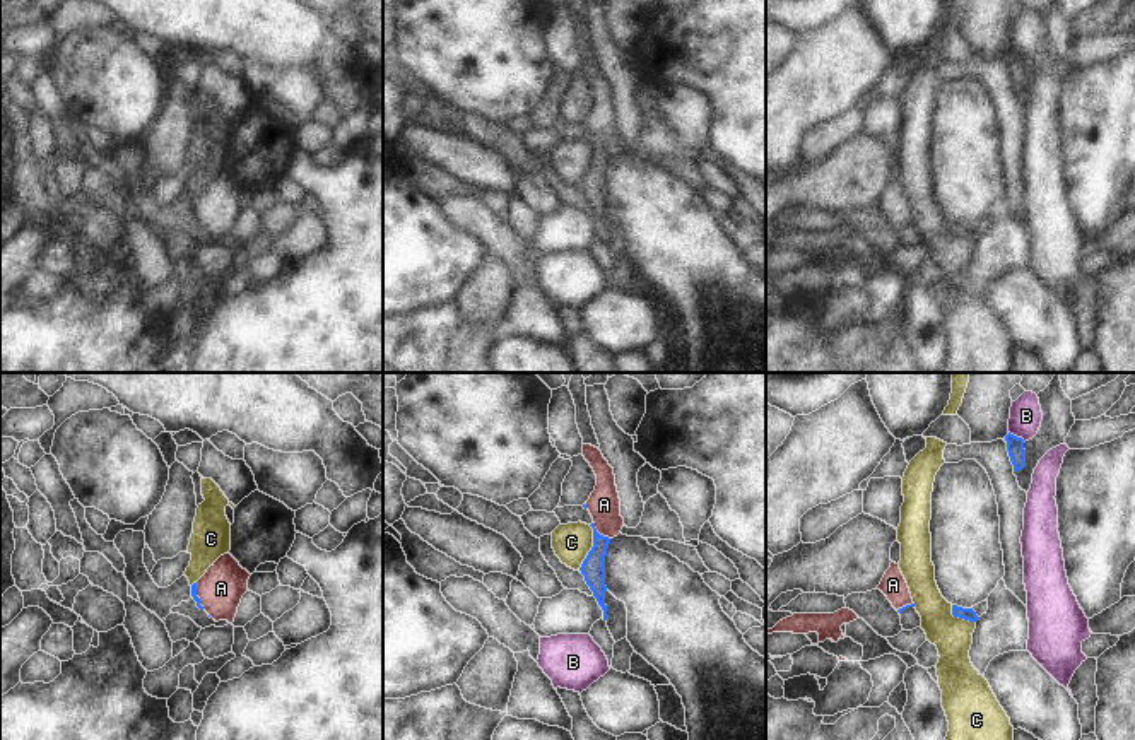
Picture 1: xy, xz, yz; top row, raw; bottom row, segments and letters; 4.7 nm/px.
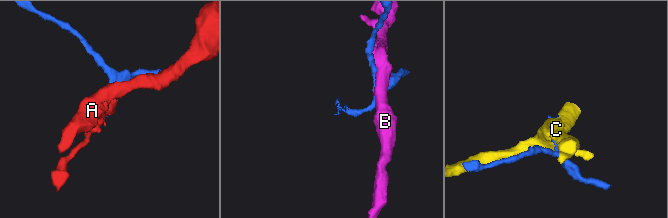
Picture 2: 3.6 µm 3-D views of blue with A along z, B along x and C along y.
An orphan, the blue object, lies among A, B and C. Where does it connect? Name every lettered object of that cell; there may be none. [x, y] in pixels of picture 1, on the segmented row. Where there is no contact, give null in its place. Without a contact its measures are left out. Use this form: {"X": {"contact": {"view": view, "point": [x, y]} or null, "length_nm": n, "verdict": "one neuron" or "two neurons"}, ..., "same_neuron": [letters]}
{"A": {"contact": {"view": "xz", "point": [599, 534]}, "length_nm": 120, "verdict": "one neuron"}, "B": {"contact": {"view": "yz", "point": [1016, 436]}, "length_nm": 90, "verdict": "two neurons"}, "C": {"contact": {"view": "xz", "point": [592, 547]}, "length_nm": 220, "verdict": "two neurons"}, "same_neuron": ["A"]}

